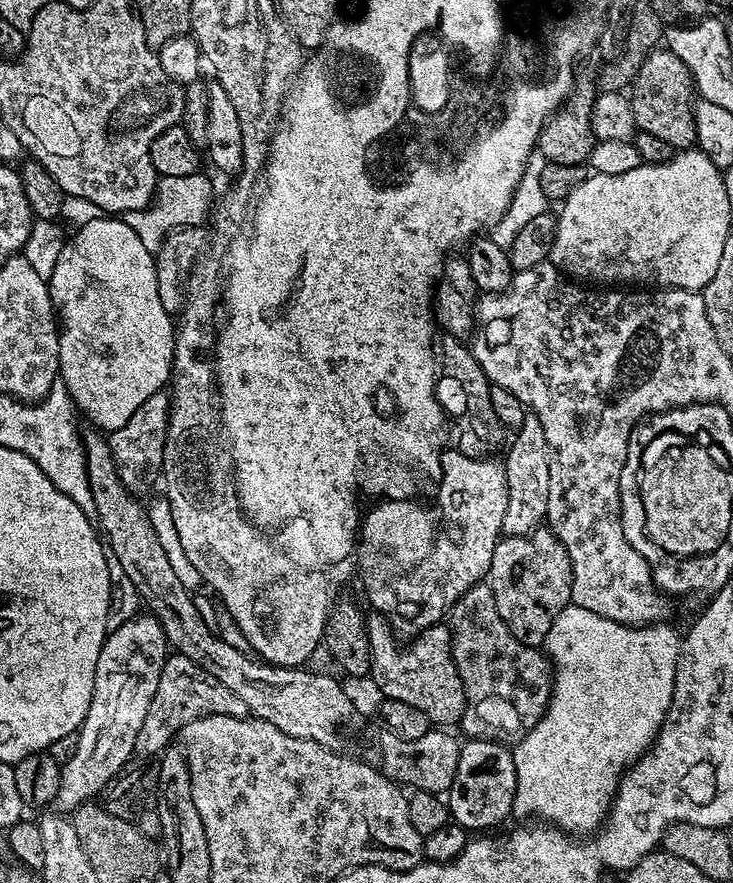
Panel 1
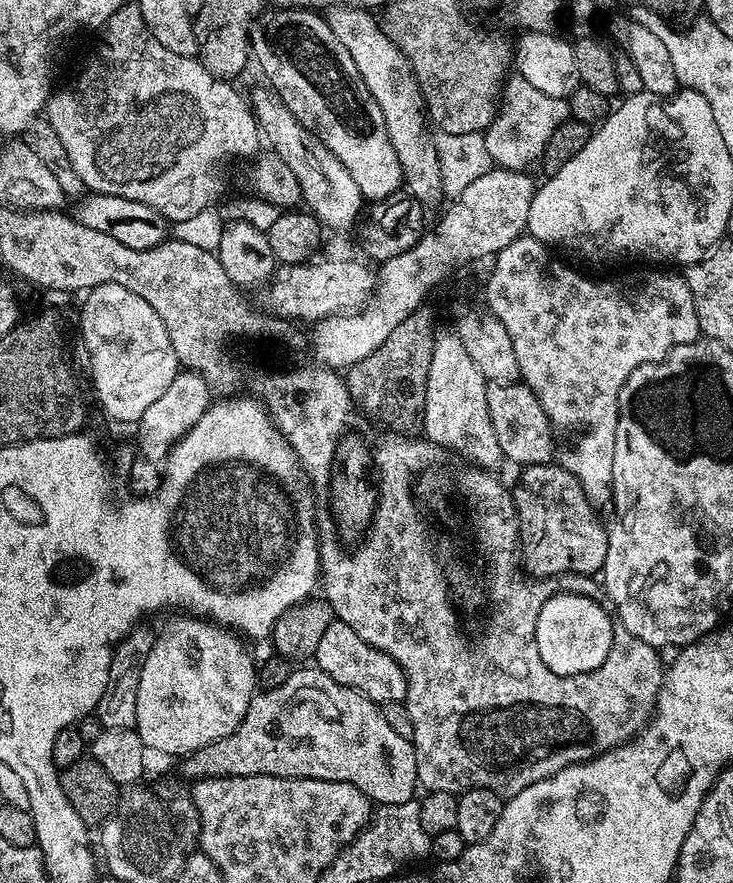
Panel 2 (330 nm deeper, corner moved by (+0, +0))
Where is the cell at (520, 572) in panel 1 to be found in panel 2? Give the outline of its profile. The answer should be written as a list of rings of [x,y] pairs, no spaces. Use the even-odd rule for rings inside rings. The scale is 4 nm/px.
[[[529,464],[523,469],[524,472],[517,478],[516,484],[512,488],[512,501],[516,507],[516,513],[520,519],[520,547],[522,549],[522,564],[526,569],[527,575],[533,578],[556,578],[561,574],[559,572],[573,572],[576,576],[588,576],[591,572],[599,573],[604,567],[604,559],[606,558],[606,550],[608,549],[608,533],[605,525],[600,525],[600,520],[596,517],[597,509],[586,498],[586,494],[582,490],[582,486],[578,482],[578,478],[574,478],[574,474],[570,474],[570,470],[563,468],[561,464]]]

